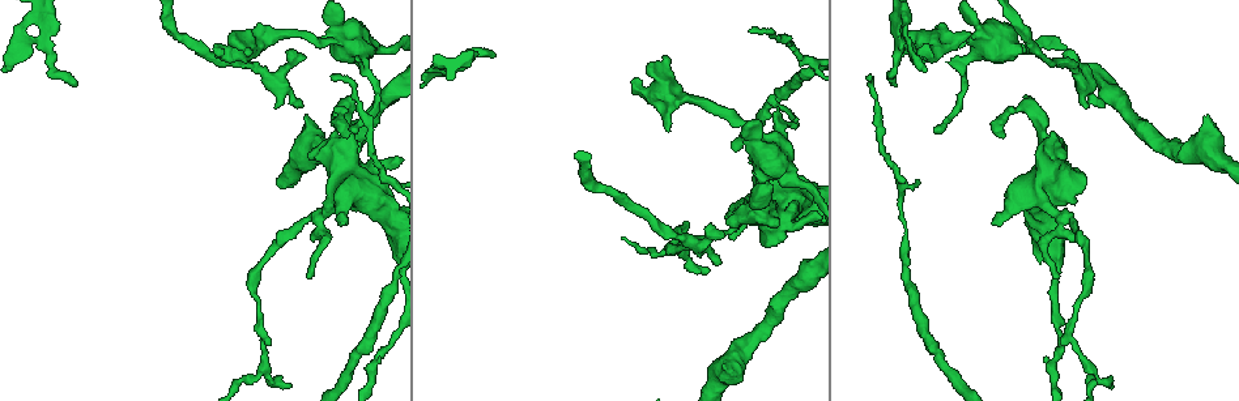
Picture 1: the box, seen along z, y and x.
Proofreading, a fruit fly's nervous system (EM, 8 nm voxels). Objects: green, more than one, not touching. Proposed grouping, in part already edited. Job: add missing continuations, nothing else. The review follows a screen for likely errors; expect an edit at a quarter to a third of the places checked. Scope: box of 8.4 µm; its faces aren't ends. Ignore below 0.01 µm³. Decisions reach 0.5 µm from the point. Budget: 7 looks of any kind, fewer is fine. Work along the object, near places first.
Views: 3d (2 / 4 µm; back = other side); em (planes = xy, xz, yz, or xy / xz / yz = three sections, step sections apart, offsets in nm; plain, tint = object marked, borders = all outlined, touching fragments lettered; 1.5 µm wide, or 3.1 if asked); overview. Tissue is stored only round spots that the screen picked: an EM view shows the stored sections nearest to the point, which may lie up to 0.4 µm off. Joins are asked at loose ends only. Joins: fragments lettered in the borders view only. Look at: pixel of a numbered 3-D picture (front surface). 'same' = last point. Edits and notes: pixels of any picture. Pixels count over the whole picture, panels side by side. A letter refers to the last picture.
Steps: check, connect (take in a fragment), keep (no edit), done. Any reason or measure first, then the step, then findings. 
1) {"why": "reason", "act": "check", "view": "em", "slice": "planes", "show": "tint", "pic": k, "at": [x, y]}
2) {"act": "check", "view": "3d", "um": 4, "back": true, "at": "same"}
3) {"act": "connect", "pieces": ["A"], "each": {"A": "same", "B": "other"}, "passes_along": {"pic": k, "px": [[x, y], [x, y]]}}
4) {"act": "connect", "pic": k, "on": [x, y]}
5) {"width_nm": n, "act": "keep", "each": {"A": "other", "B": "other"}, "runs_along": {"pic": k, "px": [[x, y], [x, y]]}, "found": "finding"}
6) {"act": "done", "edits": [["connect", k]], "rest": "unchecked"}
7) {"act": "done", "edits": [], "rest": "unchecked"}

{"why": "thin end", "act": "check", "view": "3d", "um": 4, "pic": 1, "at": [751, 32]}

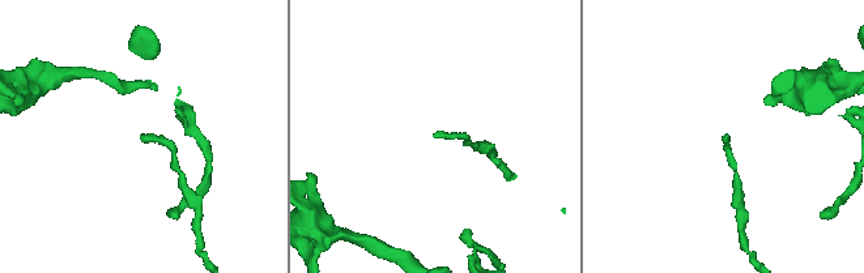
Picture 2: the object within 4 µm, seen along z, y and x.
{"act": "check", "view": "em", "slice": "planes", "show": "plain", "pic": 2, "at": [433, 135]}

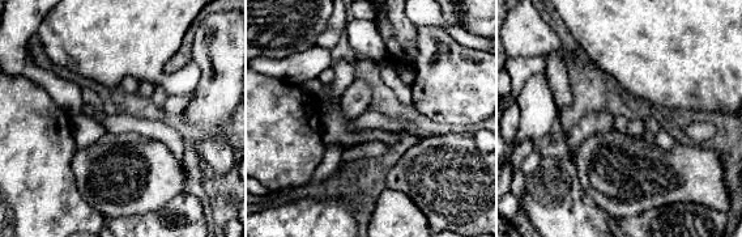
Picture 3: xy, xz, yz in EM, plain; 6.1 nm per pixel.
{"why": "see the neighbours", "act": "check", "view": "em", "slice": "planes", "show": "borders", "at": "same"}

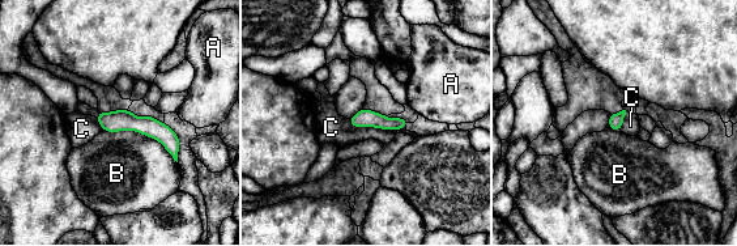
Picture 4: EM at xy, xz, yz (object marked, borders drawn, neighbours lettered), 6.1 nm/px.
{"act": "keep", "each": {"A": "other", "B": "other", "C": "other"}, "border": {"pic": 4, "px": [[348, 119], [353, 126], [392, 131]]}, "found": "no lettered fragment goes on from it"}

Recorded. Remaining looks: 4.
{"why": "free end", "act": "check", "view": "em", "slice": "planes", "show": "borders", "pic": 1, "at": [1064, 56]}

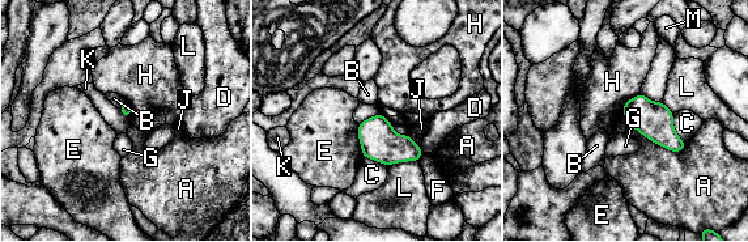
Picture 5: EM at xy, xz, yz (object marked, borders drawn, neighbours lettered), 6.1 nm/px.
{"act": "keep", "each": {"A": "other", "B": "other", "C": "other", "D": "other", "E": "other", "F": "other", "G": "other", "H": "other", "J": "other", "K": "other", "L": "other", "M": "other"}, "found": "none of them fits"}

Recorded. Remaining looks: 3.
{"why": "free end", "act": "check", "view": "em", "slice": "yz", "step": 4, "show": "tint", "pic": 1, "at": [665, 128]}

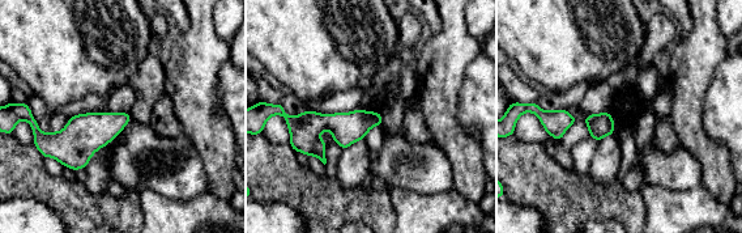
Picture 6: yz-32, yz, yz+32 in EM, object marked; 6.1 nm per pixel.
{"why": "cut it another way", "act": "check", "view": "em", "slice": "planes", "show": "borders", "at": "same"}

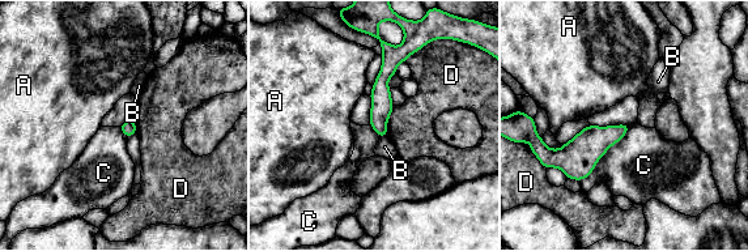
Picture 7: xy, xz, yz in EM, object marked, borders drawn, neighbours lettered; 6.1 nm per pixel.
{"act": "keep", "each": {"A": "other", "B": "other", "C": "other", "D": "other"}, "runs_along": {"pic": 7, "px": [[389, 49], [383, 133]]}, "found": "none of them fits"}

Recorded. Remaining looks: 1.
{"act": "done", "edits": [], "rest": "unchecked"}

